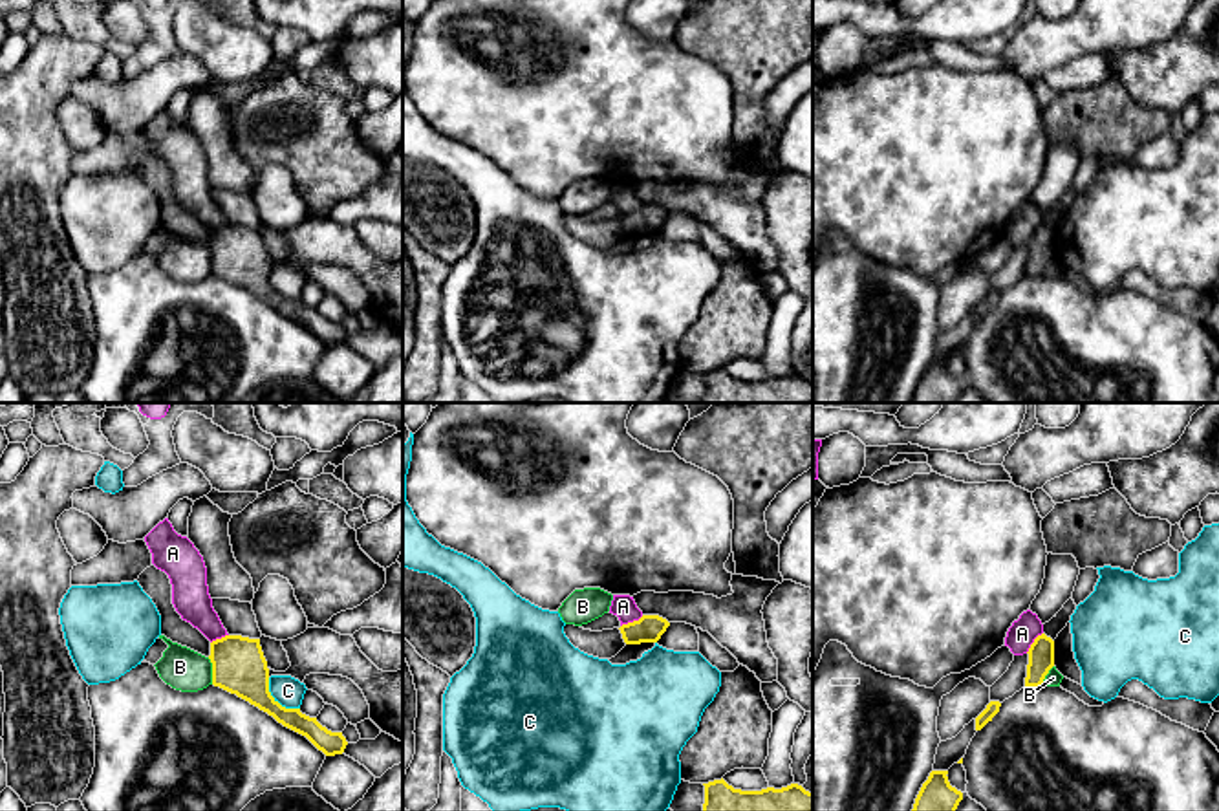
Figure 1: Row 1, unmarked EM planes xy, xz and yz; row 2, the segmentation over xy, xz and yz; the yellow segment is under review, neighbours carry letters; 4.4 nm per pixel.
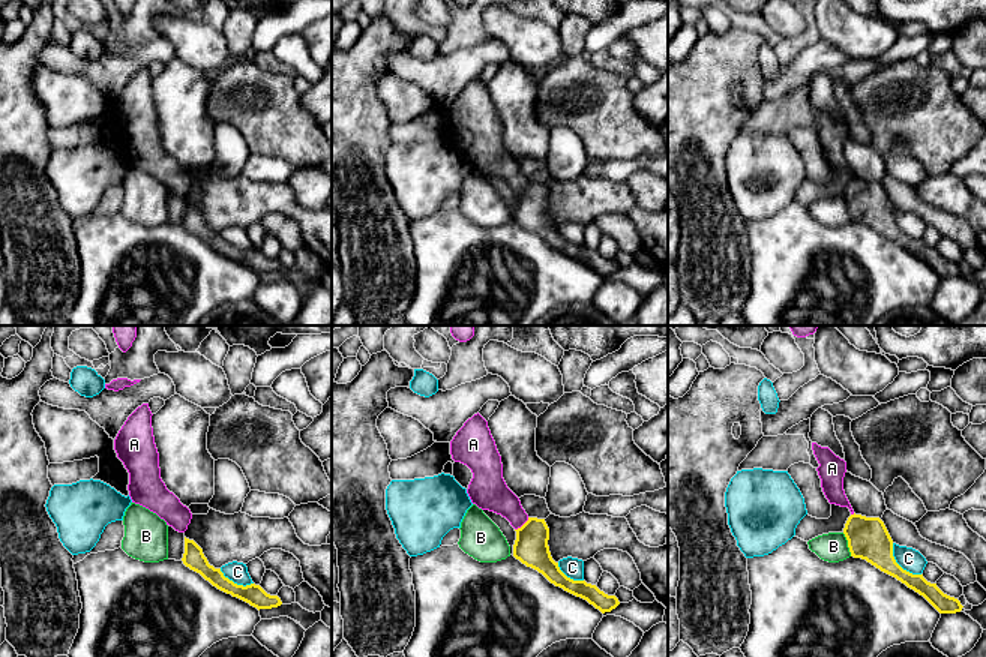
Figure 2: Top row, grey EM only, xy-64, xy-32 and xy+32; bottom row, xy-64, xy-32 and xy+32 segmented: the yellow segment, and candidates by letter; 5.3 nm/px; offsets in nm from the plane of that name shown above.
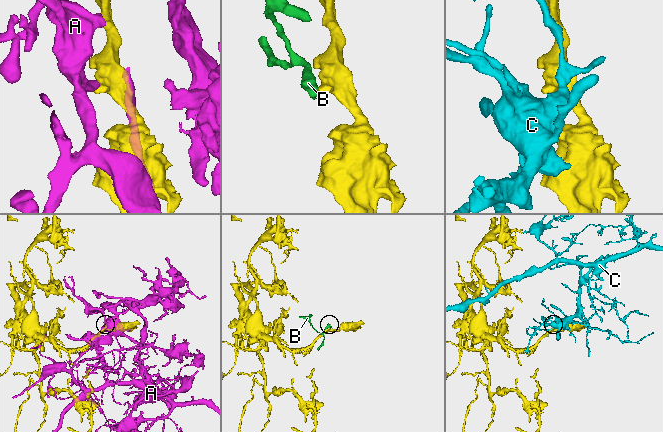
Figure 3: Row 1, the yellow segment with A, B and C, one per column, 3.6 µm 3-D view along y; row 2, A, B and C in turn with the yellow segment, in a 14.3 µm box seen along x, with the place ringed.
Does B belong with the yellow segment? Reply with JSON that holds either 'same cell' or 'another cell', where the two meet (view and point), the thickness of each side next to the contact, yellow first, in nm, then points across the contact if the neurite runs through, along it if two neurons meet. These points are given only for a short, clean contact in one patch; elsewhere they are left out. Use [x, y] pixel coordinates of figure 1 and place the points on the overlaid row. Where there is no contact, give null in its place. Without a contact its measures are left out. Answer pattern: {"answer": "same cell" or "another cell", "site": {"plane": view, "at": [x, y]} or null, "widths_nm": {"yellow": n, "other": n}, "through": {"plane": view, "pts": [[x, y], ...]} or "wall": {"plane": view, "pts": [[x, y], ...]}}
{"answer": "another cell", "site": {"plane": "xy", "at": [213, 670]}, "widths_nm": {"yellow": 240, "other": 190}, "wall": {"plane": "xy", "pts": [[207, 658], [213, 669], [213, 683]]}}

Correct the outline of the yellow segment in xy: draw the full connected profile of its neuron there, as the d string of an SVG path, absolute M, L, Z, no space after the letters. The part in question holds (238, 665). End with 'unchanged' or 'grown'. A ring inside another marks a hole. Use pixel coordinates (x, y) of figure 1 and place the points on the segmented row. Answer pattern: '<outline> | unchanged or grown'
M225 635L210 643L212 685L249 701L284 727L306 736L326 756L342 754L348 741L300 708L282 707L269 692L269 668L260 639Z | unchanged

